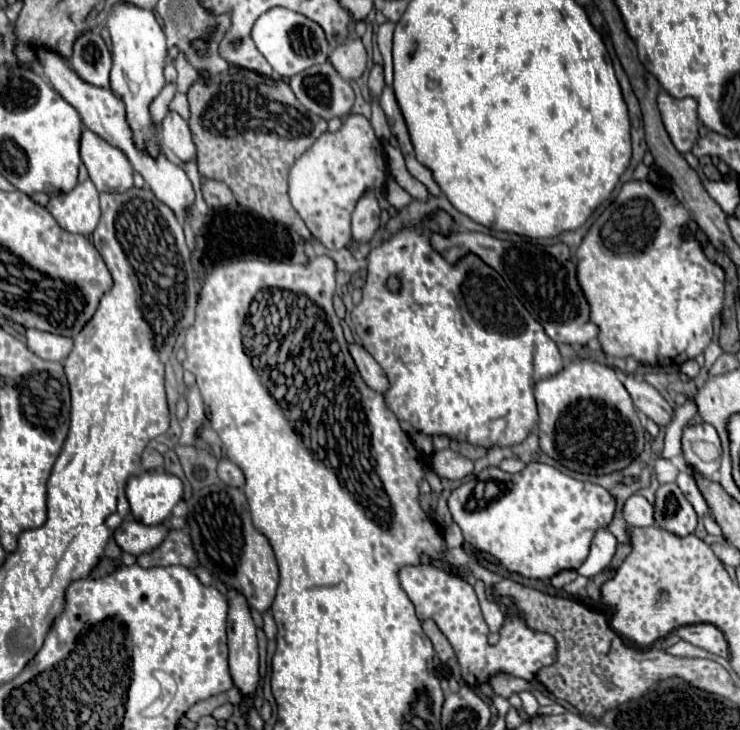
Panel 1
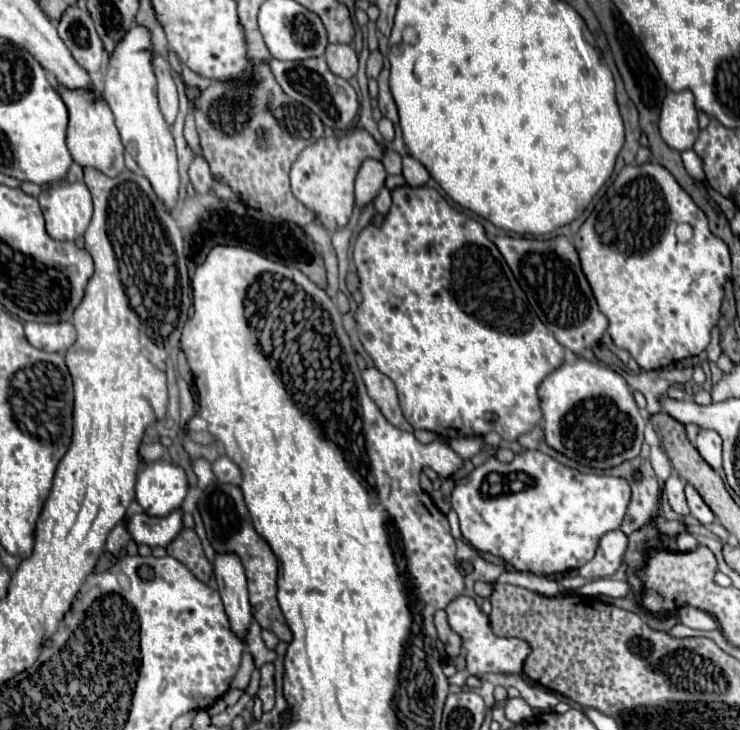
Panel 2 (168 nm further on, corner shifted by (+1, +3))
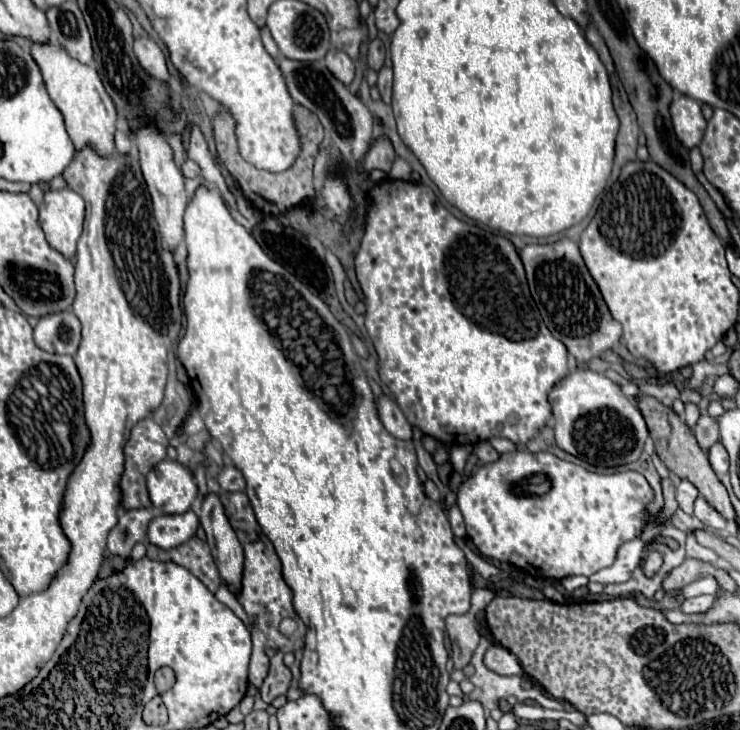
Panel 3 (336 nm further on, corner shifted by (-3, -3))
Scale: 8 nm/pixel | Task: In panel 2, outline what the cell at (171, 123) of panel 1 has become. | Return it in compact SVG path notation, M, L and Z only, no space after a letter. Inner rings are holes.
M153 54L151 58L153 62L153 72L157 78L157 98L159 98L159 108L163 112L163 118L173 124L175 116L177 116L177 88L171 76L171 68L167 58L163 58L161 54Z

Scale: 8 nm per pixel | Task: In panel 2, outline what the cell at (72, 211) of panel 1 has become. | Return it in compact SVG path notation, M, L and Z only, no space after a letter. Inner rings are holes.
M83 182L51 184L41 190L39 204L53 240L77 240L91 222L91 194Z

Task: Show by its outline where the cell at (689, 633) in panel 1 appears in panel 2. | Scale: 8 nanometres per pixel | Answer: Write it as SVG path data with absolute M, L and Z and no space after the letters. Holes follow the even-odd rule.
M689 604L677 608L677 616L685 626L695 628L695 630L713 630L713 628L717 628L717 622L711 614L707 614L701 608L689 606Z

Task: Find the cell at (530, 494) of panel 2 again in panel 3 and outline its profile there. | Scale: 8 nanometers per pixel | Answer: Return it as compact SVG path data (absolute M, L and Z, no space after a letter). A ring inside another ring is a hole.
M507 452L493 464L481 466L469 476L457 494L457 506L465 518L467 536L475 548L487 556L511 562L517 568L529 570L535 578L555 578L583 574L607 568L615 562L617 548L641 534L645 526L645 506L653 498L653 490L639 472L593 474L585 468L559 460L549 452Z

